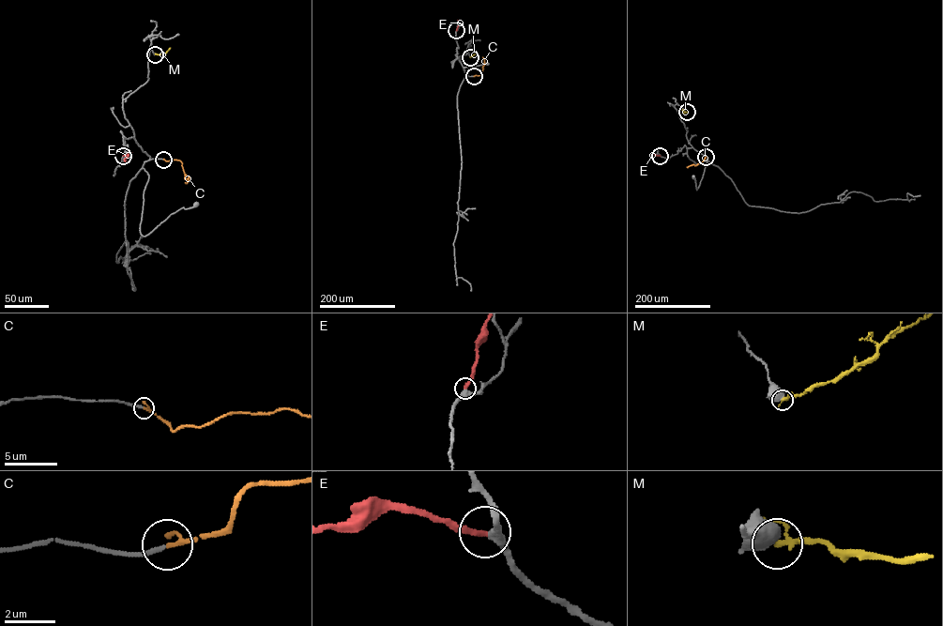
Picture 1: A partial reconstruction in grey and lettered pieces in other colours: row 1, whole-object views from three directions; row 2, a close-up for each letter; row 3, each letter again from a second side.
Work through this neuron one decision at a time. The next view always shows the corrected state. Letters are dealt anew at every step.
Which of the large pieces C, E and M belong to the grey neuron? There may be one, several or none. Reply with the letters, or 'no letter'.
C

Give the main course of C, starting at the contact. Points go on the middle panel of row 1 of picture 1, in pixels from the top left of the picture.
C: (474, 76), (481, 75), (482, 57)

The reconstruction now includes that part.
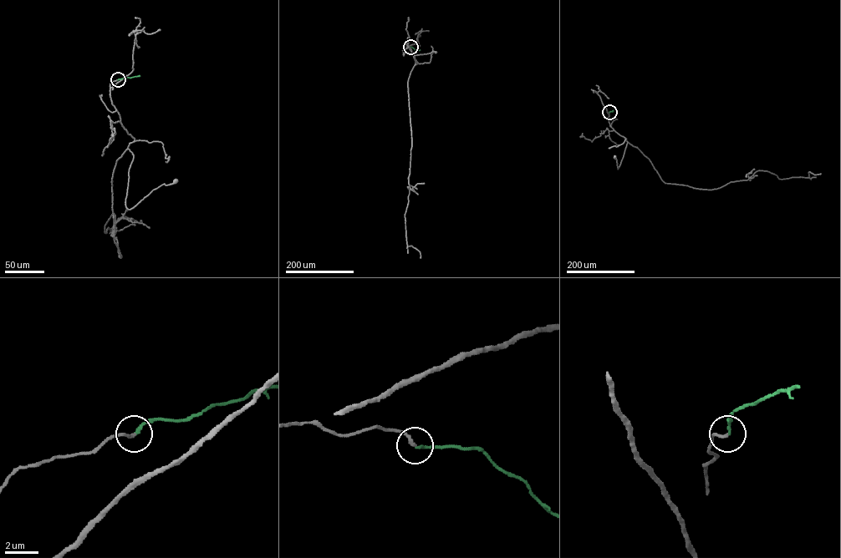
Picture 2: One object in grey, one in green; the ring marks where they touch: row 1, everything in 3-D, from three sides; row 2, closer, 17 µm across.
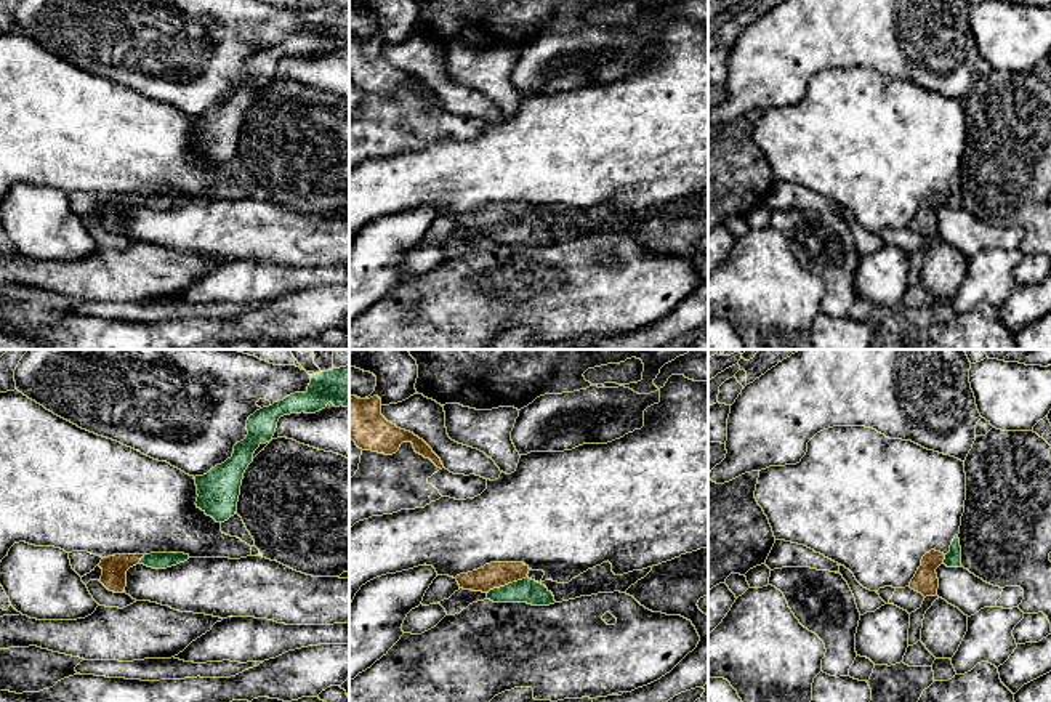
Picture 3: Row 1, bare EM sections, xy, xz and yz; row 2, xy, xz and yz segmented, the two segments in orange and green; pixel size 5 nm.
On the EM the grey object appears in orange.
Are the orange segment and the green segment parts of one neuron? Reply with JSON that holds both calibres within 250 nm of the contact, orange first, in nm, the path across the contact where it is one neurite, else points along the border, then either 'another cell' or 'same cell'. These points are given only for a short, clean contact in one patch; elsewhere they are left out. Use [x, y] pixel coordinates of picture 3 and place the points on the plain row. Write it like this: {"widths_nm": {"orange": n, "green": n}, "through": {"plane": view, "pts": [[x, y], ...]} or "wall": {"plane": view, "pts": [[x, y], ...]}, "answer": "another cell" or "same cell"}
{"widths_nm": {"orange": 130, "green": 120}, "through": {"plane": "xz", "pts": [[492, 217], [507, 225], [526, 231]]}, "answer": "same cell"}

